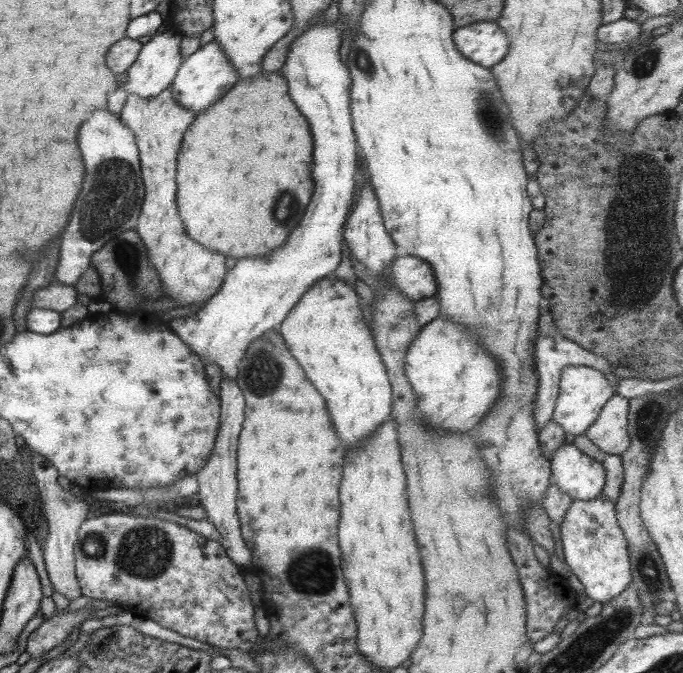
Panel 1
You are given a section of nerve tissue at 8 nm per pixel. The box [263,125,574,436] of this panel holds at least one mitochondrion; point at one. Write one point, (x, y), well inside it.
(282, 220)

